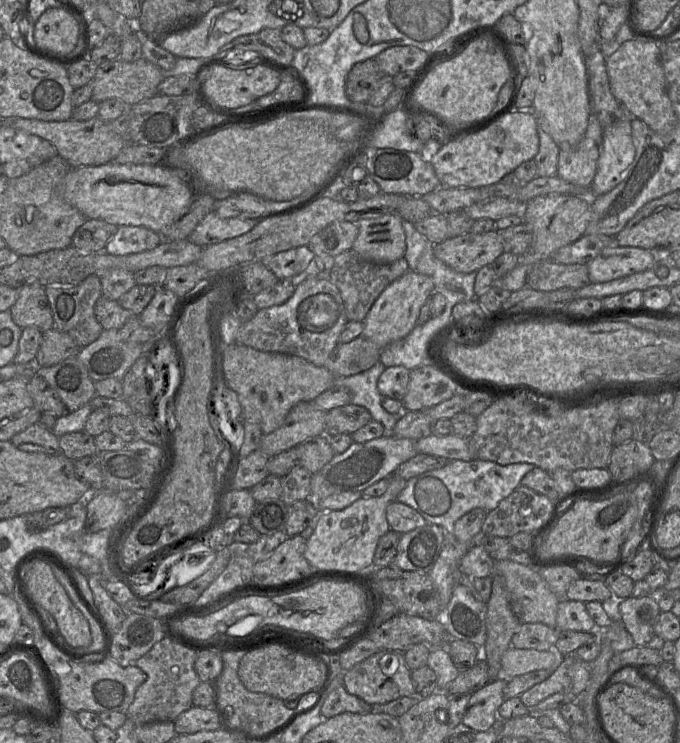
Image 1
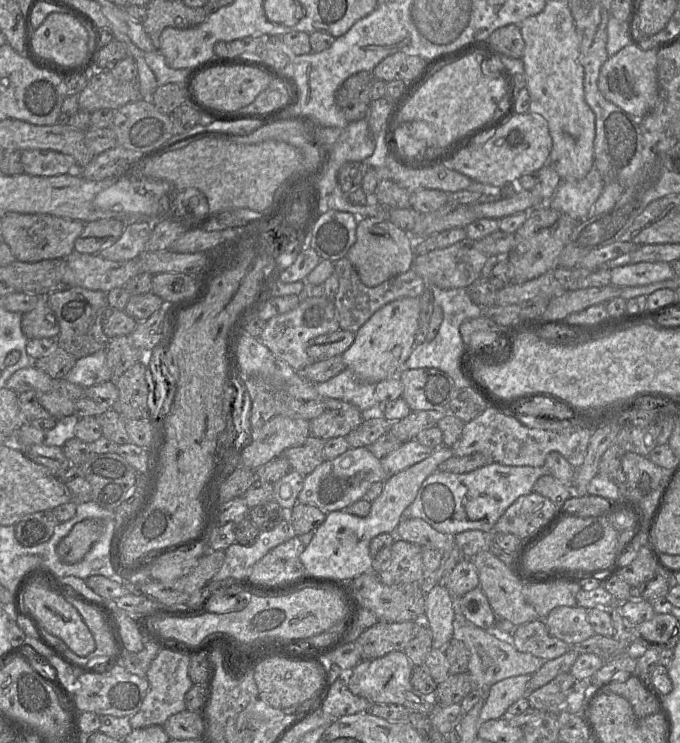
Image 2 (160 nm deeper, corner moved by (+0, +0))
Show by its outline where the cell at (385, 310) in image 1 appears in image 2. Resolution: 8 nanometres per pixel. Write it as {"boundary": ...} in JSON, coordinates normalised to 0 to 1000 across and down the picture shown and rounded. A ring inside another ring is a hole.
{"boundary":[[[610,400],[588,401],[560,413],[522,447],[521,460],[501,478],[509,495],[538,514],[585,507],[610,466],[616,424],[618,404]]]}

